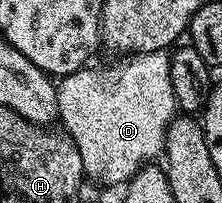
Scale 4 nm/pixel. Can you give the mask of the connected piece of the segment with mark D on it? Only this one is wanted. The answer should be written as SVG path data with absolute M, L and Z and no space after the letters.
M167 52L129 54L121 61L117 70L93 65L77 69L55 86L58 119L76 143L83 174L108 185L127 184L143 166L161 156L167 128L178 111Z

